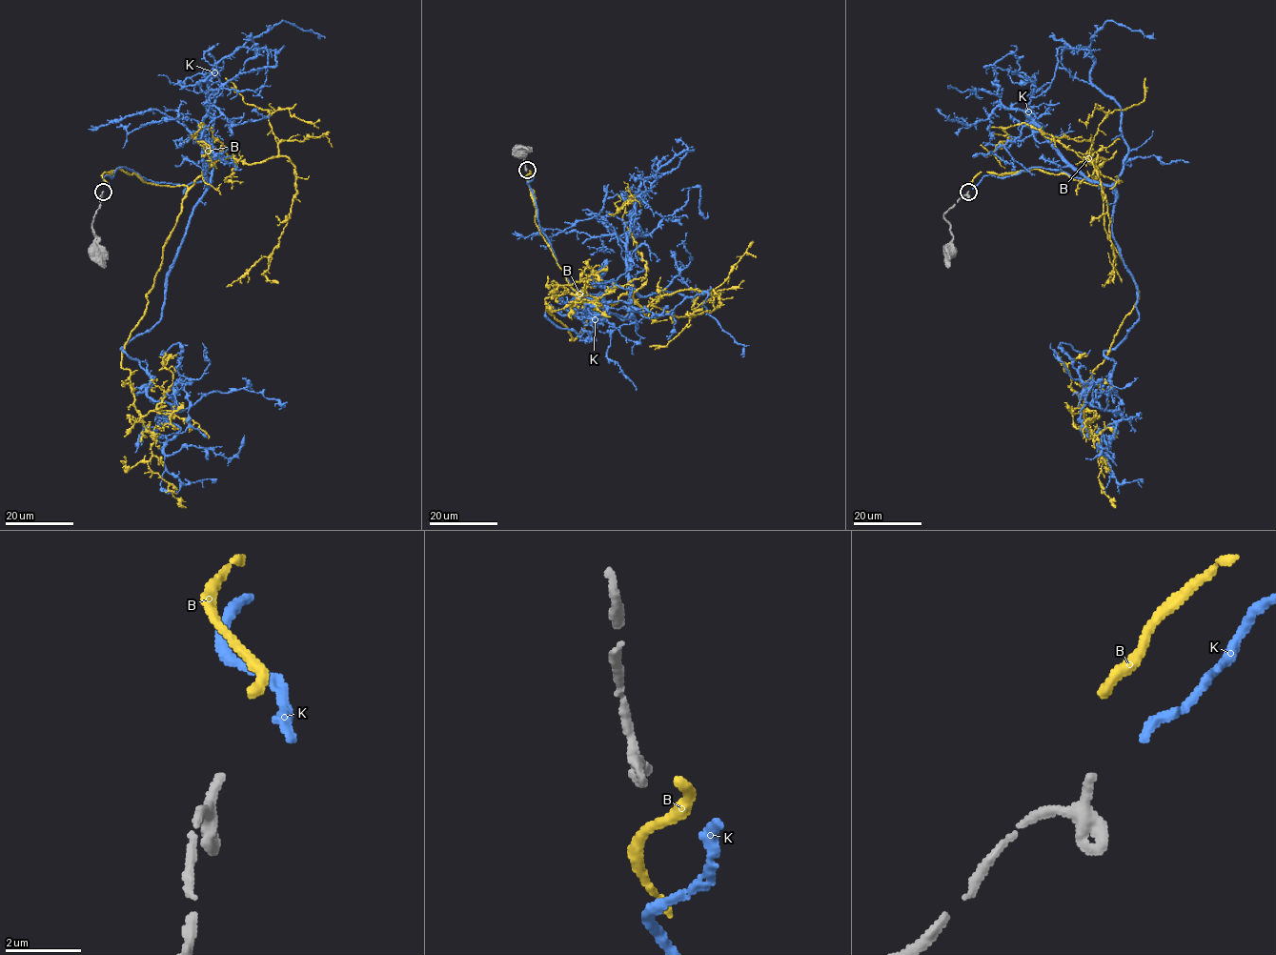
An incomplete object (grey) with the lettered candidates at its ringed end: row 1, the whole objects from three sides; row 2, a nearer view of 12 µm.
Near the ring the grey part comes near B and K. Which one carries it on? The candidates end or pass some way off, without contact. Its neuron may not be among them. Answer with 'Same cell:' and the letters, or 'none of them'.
Same cell: K

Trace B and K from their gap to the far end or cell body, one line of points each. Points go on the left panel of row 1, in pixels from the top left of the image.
B: (105, 184), (105, 172), (121, 169), (187, 187), (121, 367), (153, 440), (148, 466), (186, 507)
K: (109, 189), (119, 167), (208, 180), (160, 319), (121, 349), (182, 410), (166, 455), (232, 457), (244, 435)

